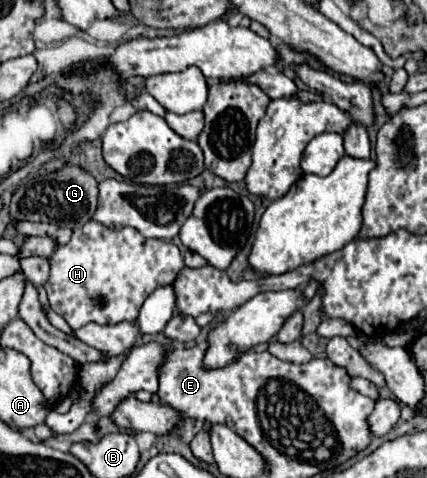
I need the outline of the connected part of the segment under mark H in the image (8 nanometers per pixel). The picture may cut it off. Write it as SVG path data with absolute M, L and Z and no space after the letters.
M95 220L77 228L71 242L53 252L49 264L51 274L49 282L45 282L49 306L61 314L73 330L87 322L135 322L143 300L159 284L171 284L183 268L181 252L175 244L145 238L135 232L135 228L103 228L103 224Z

